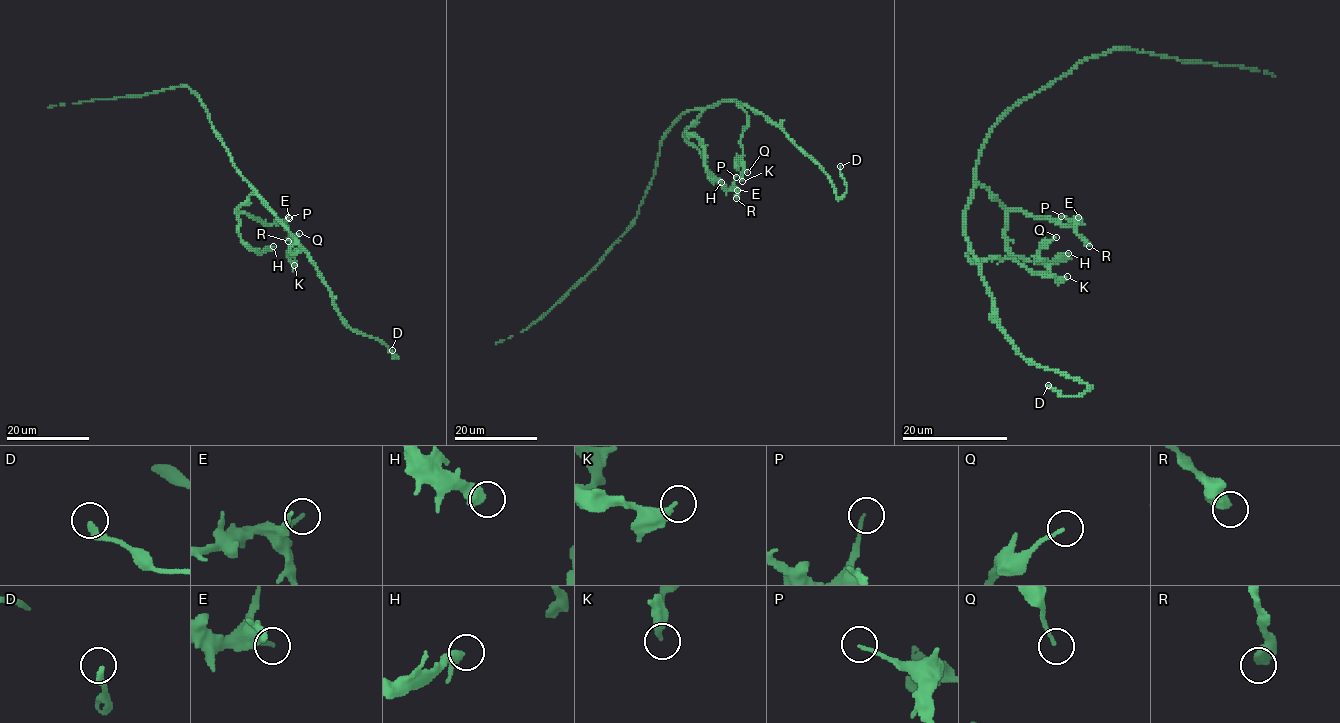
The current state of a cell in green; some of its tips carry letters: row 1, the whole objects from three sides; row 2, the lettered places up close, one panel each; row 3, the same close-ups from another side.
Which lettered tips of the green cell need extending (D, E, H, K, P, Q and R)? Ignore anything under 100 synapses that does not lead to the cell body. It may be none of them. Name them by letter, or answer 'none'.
none

